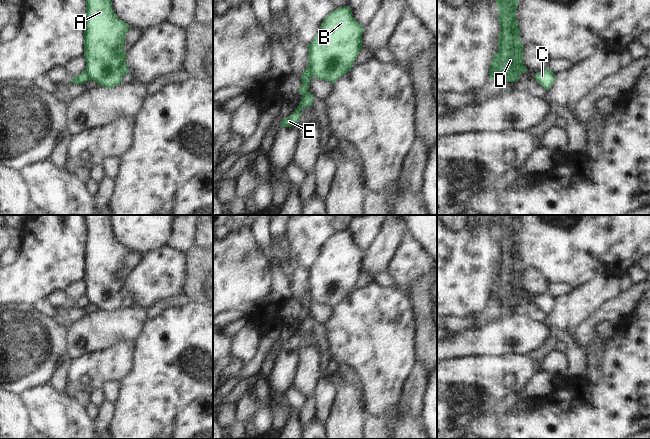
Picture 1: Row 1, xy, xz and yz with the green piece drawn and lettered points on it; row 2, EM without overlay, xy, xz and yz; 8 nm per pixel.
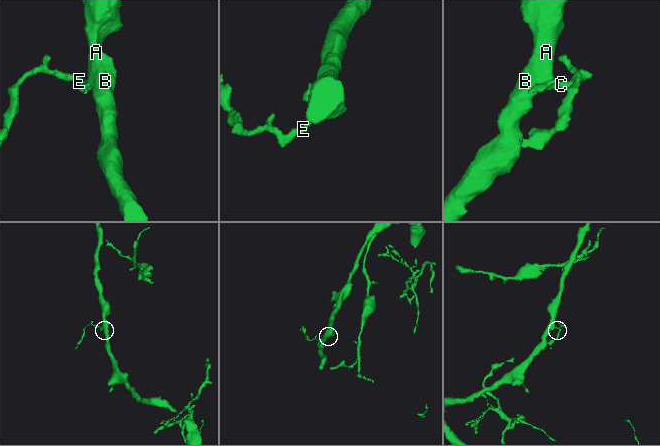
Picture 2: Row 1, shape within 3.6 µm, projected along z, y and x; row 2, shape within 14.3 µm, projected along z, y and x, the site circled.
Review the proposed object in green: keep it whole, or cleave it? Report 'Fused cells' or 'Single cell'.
Fused cells

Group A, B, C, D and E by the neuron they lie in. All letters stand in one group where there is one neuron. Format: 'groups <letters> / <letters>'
groups A B D / C E

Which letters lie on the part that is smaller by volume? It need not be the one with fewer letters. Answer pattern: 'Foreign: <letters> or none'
Foreign: C, E

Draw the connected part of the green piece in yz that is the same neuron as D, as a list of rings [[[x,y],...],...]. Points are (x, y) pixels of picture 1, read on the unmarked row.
[[[493,215],[496,231],[500,237],[498,245],[498,275],[494,279],[489,292],[490,304],[494,300],[503,302],[526,292],[523,286],[523,267],[516,243],[516,233],[520,215]]]

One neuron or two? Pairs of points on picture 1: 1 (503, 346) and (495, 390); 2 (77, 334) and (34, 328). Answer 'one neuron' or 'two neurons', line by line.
1: two neurons
2: two neurons

